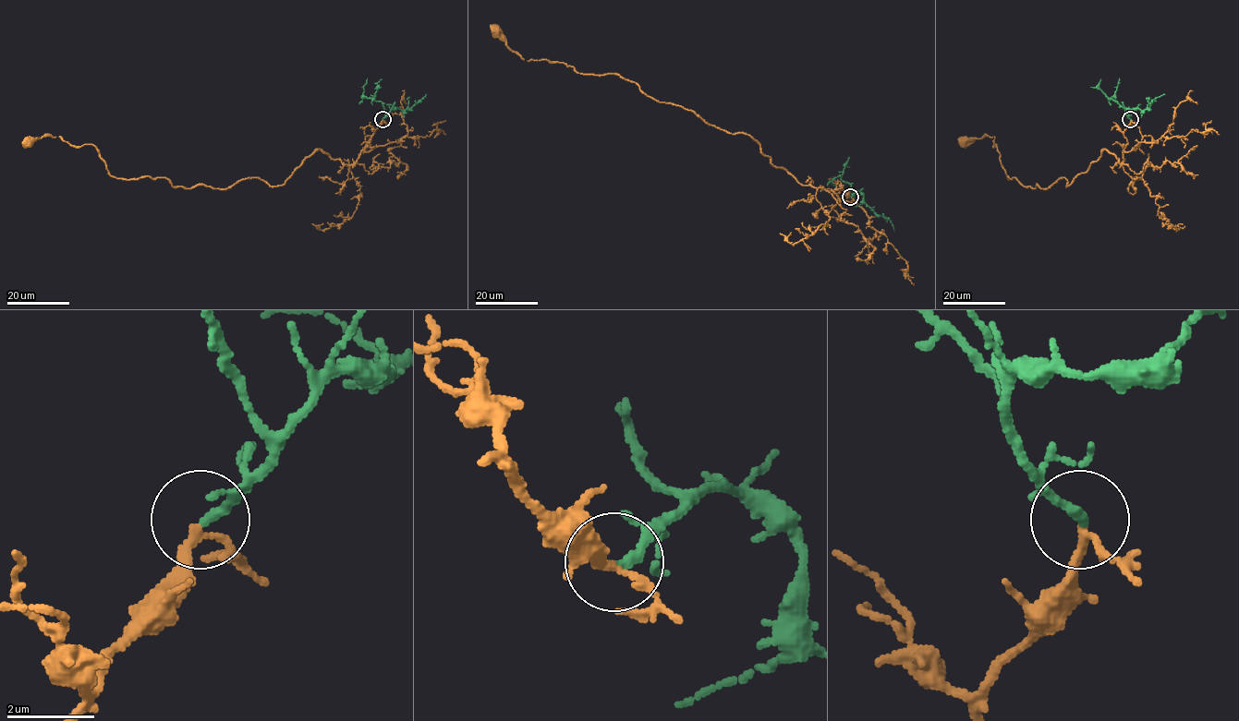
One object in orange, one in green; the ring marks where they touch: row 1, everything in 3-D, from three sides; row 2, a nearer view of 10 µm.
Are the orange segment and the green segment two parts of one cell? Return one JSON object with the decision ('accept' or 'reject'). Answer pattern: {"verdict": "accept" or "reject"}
{"verdict": "accept"}

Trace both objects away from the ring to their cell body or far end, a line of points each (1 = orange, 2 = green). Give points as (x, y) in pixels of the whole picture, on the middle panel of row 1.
1: (850, 197), (801, 185), (750, 136), (653, 100), (616, 74), (523, 60), (495, 31)
2: (850, 197), (856, 192), (861, 193), (864, 202), (876, 213), (887, 217), (894, 231)

